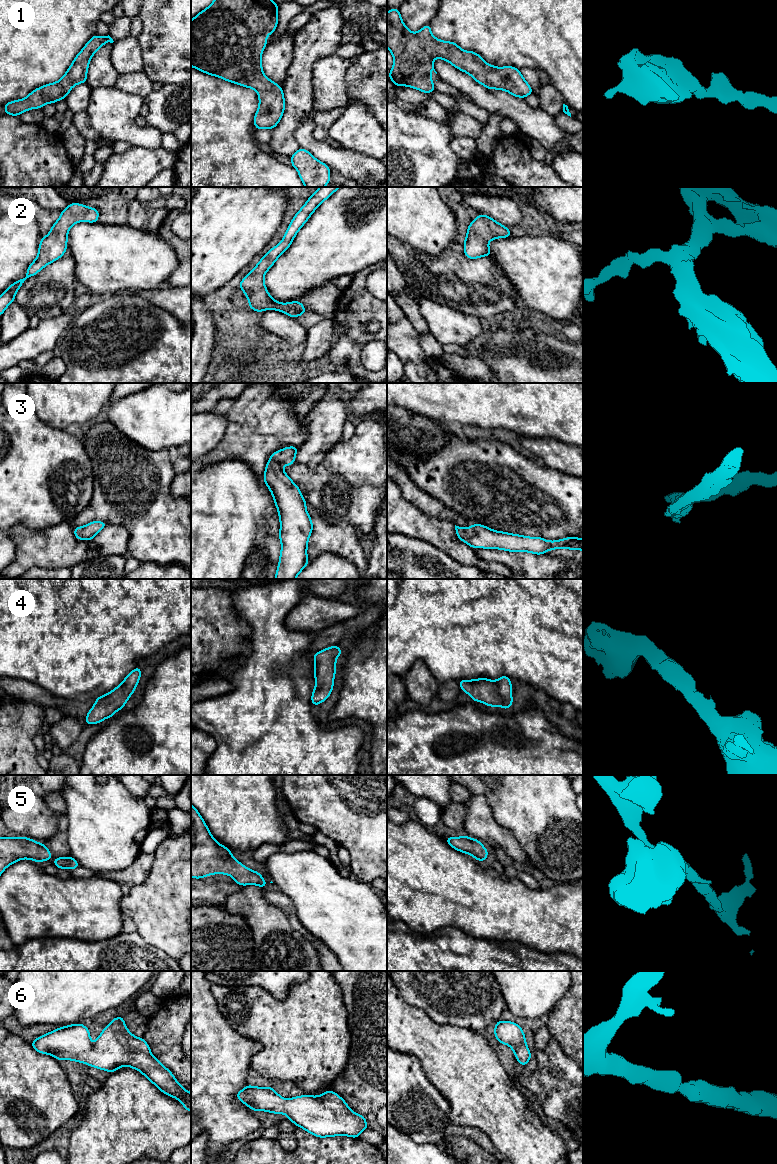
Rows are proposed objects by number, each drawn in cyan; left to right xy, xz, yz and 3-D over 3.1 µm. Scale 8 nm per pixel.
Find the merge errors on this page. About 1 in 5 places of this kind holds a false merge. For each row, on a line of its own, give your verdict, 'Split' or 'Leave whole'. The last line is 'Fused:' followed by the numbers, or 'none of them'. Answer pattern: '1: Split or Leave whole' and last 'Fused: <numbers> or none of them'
1: Leave whole
2: Leave whole
3: Leave whole
4: Leave whole
5: Leave whole
6: Leave whole
Fused: none of them

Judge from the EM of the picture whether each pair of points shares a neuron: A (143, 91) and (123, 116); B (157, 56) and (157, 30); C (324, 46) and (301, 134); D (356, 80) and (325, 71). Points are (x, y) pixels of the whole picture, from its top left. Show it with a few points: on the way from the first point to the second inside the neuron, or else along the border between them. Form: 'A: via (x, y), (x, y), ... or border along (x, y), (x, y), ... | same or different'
A: border along (117, 87), (126, 92), (137, 94), (143, 99) | different
B: via (157, 50), (157, 38), (155, 36) | same
C: border along (310, 113), (295, 130), (294, 138) | different
D: border along (350, 59), (345, 74), (348, 100) | different

